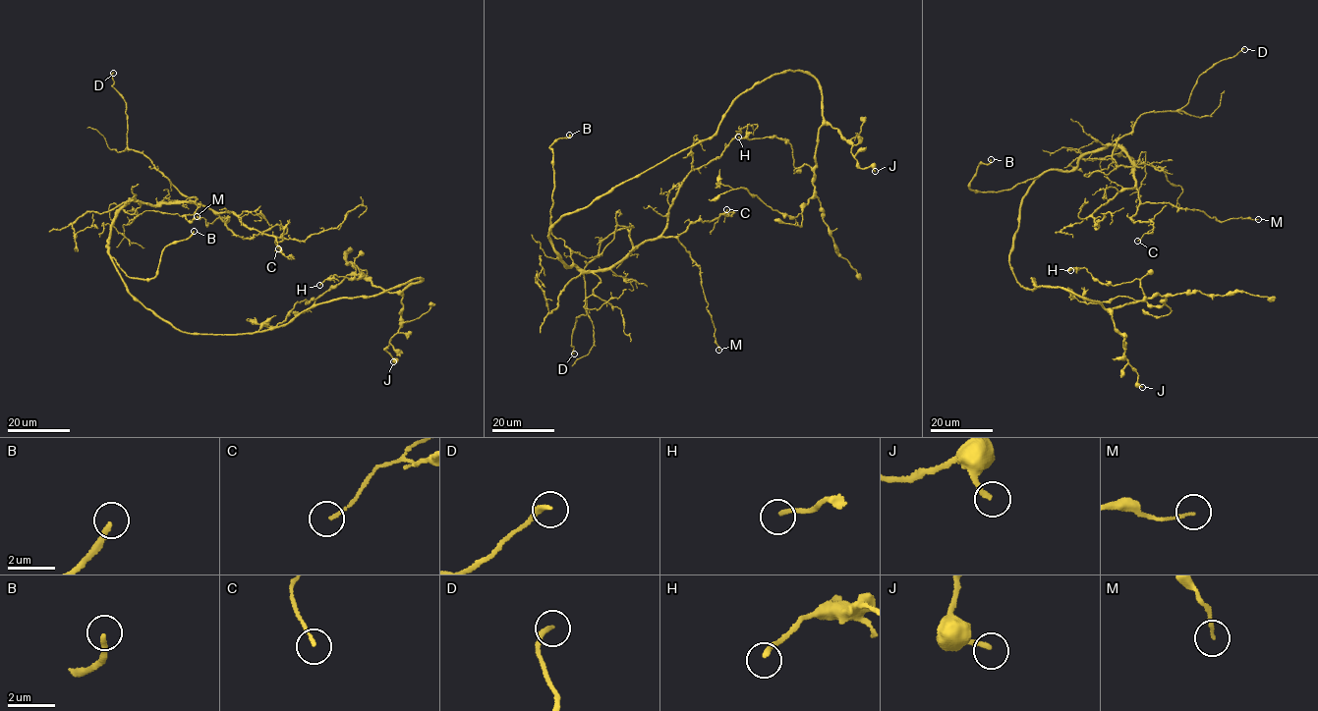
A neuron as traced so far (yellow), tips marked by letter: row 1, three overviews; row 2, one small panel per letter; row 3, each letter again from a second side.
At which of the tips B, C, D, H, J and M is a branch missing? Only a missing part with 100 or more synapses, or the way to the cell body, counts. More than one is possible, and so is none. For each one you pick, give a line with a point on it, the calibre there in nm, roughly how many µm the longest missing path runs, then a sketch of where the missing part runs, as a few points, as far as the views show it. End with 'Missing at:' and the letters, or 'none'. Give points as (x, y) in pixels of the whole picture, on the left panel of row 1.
B: Place: (194, 231). Thickness 200 nm. Missing length about 25 µm. Course of what is missing: (194, 231), (214, 229), (225, 233), (230, 253), (229, 265), (231, 265)
Missing at: B

